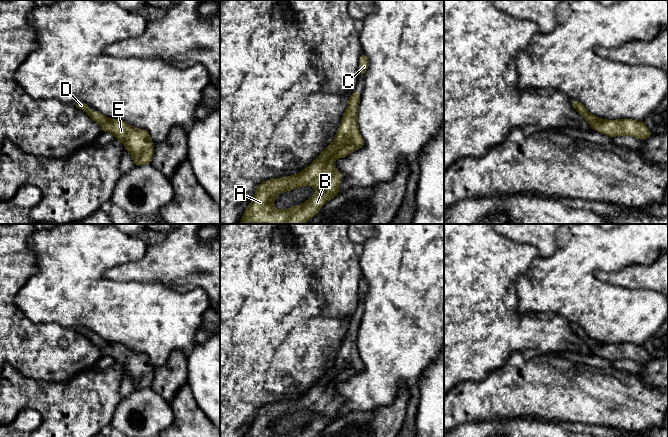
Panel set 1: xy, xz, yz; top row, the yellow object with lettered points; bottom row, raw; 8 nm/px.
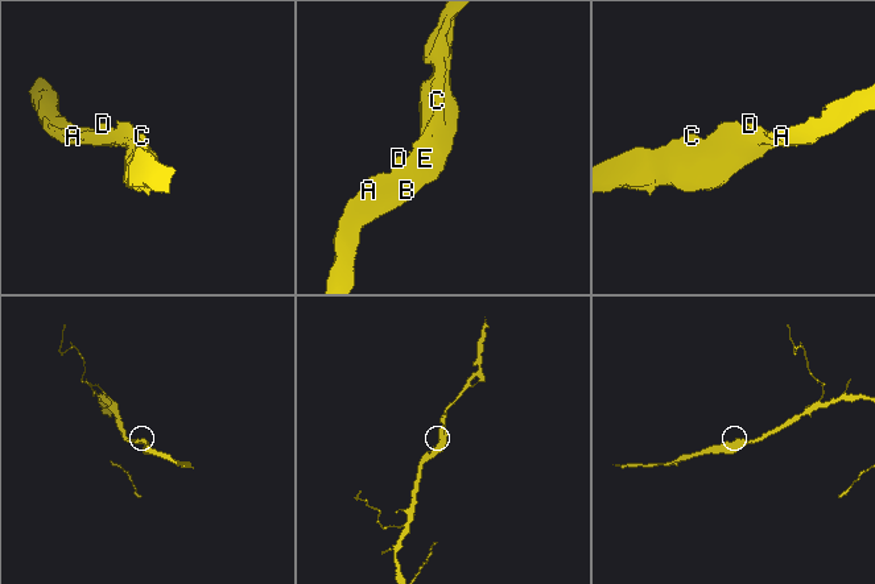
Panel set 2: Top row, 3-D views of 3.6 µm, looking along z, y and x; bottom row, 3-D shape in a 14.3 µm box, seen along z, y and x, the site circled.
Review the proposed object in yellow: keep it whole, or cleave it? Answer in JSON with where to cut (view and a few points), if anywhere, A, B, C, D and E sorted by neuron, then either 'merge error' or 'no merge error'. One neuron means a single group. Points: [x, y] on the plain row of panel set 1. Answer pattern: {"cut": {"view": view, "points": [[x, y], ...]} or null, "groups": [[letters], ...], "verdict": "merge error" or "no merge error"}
{"cut": null, "groups": [["A", "B", "C", "D", "E"]], "verdict": "no merge error"}

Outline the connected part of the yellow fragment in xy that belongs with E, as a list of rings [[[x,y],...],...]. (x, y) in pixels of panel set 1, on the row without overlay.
[[[86,327],[75,329],[97,346],[102,356],[112,357],[116,363],[124,368],[125,374],[130,376],[135,390],[151,388],[155,368],[145,353],[135,352],[122,344],[106,342],[96,333],[91,337],[88,335],[90,330]]]

